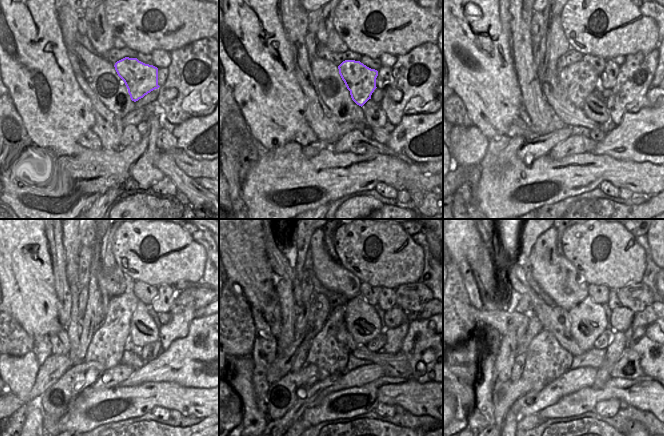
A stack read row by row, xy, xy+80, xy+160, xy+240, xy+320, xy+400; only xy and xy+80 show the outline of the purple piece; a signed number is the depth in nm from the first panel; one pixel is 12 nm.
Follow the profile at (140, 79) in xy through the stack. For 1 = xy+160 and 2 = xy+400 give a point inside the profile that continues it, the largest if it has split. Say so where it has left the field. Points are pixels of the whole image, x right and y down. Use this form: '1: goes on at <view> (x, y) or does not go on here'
1: goes on at xy+160 (579, 80)
2: goes on at xy+400 (546, 360)

